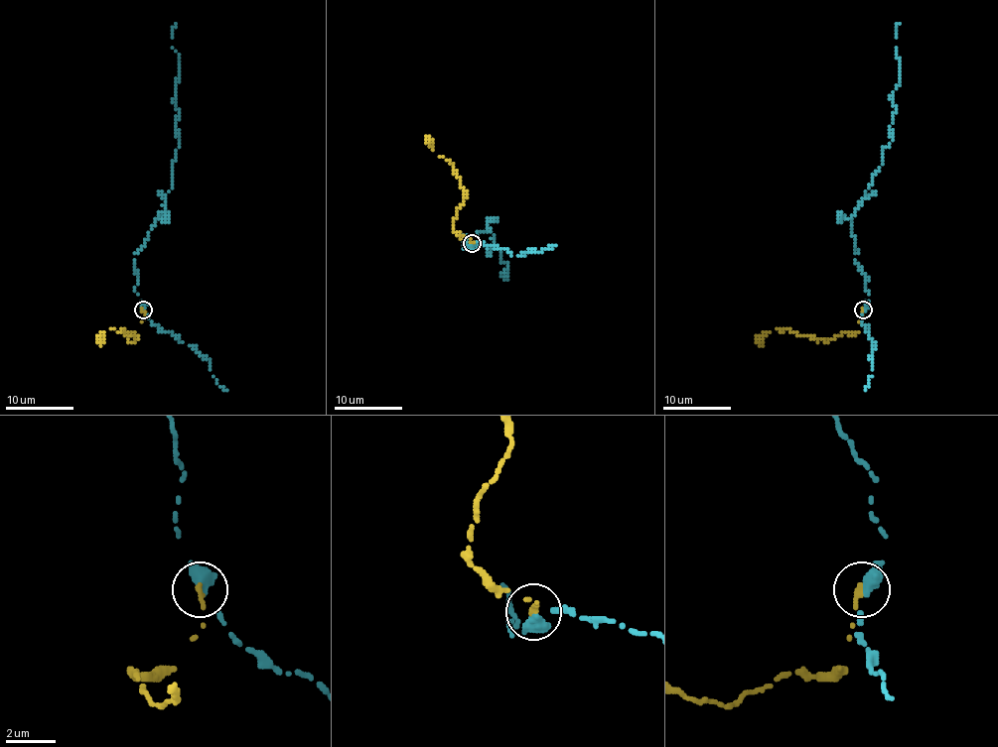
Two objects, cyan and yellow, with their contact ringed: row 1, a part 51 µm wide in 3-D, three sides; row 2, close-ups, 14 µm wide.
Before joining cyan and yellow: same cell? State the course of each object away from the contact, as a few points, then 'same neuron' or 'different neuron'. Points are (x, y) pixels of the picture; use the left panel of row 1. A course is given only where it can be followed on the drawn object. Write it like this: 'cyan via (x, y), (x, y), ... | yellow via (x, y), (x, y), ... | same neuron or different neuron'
cyan via (142, 309), (134, 259), (165, 214), (178, 148), (175, 93), (180, 57), (173, 49), (175, 23) | yellow via (142, 309), (144, 319), (135, 331), (125, 332), (130, 341), (137, 339), (125, 329), (104, 331), (99, 344) | different neuron

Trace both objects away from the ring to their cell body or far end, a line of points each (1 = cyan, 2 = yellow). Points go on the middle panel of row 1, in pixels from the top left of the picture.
1: (471, 244), (466, 250), (463, 236), (494, 234), (506, 265), (503, 274), (508, 279), (503, 279)
2: (471, 243), (454, 229), (454, 219), (466, 194), (454, 168), (433, 151), (428, 140)

